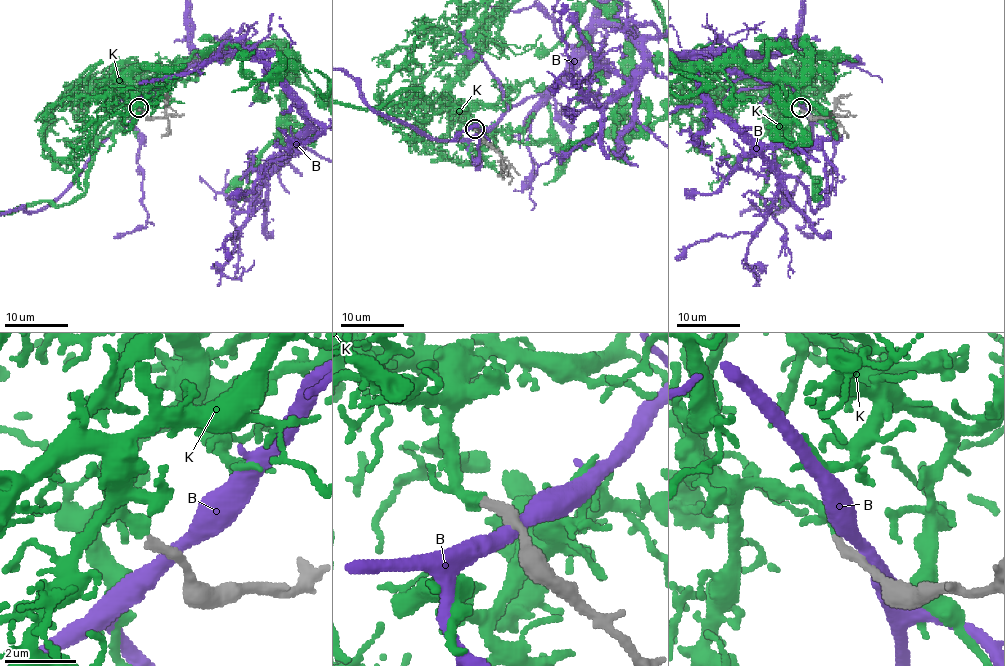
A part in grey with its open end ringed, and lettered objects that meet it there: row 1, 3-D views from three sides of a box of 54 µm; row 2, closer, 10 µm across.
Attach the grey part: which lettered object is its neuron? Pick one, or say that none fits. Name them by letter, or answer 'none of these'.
K

